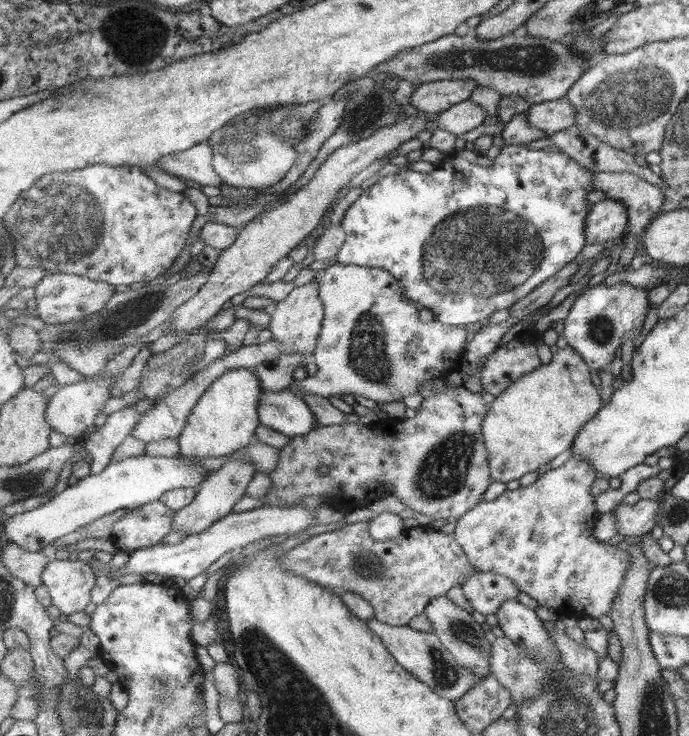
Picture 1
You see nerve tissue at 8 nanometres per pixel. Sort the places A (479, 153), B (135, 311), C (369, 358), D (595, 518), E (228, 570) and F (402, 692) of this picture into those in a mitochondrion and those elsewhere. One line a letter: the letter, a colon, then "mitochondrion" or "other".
A: other
B: mitochondrion
C: mitochondrion
D: other
E: other
F: other

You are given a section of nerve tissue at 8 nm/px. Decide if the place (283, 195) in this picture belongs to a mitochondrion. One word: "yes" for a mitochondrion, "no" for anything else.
no

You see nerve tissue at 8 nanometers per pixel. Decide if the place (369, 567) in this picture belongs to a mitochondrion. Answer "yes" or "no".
yes

